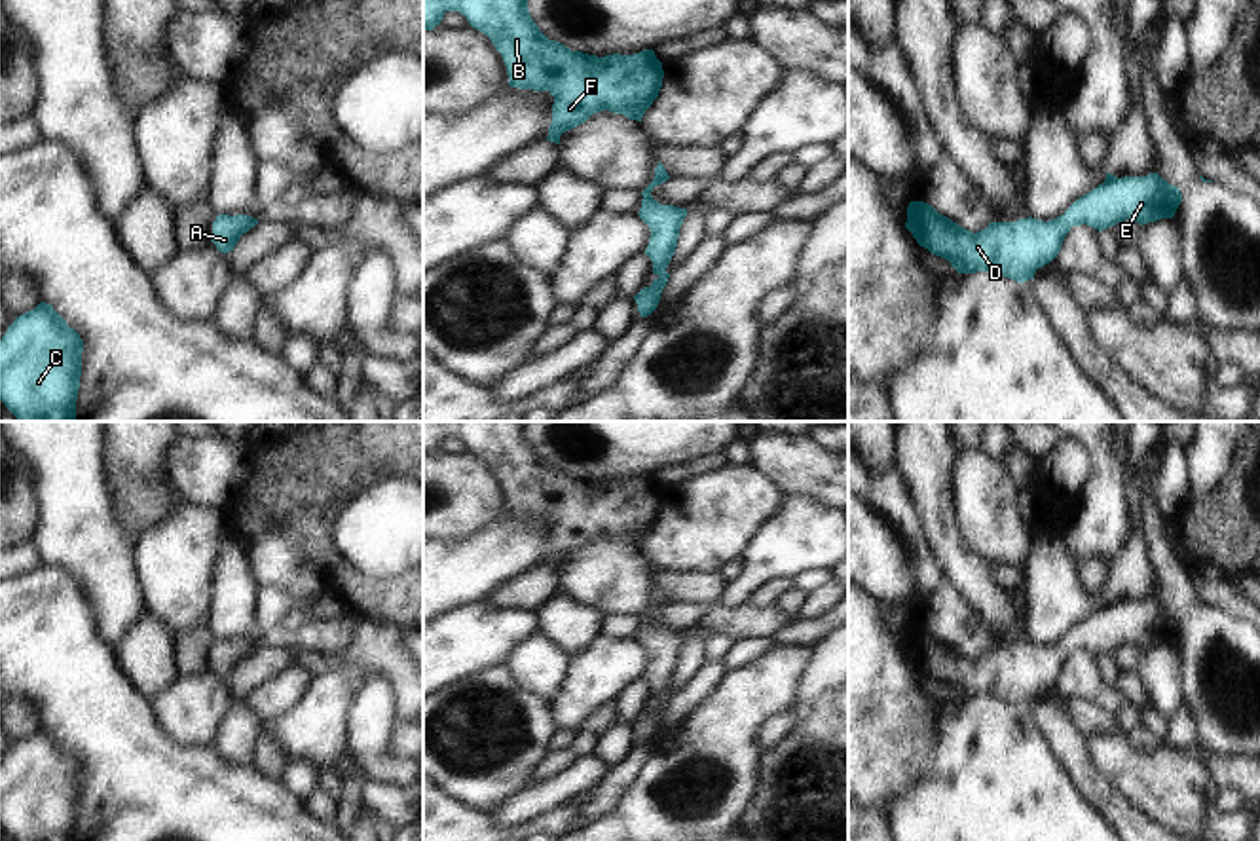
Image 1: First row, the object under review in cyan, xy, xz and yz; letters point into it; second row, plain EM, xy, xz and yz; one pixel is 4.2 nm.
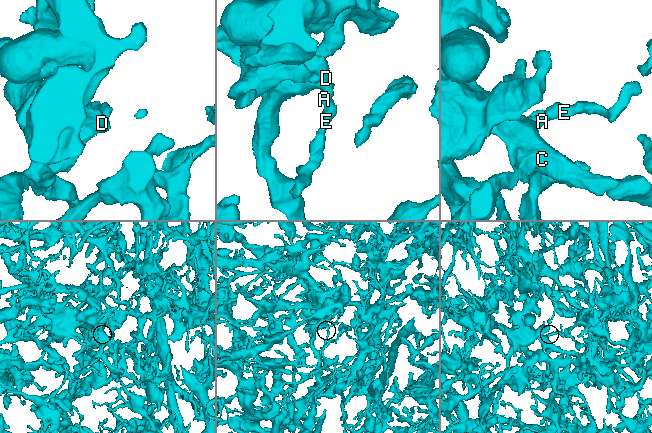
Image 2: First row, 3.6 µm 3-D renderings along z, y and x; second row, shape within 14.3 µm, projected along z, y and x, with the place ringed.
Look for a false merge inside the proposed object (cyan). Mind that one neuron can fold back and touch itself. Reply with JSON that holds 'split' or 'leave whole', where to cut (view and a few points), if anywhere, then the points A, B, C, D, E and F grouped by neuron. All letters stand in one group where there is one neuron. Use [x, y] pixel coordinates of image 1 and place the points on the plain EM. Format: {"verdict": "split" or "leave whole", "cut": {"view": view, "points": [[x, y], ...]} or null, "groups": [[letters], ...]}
{"verdict": "leave whole", "cut": null, "groups": [["A", "B", "C", "D", "E", "F"]]}

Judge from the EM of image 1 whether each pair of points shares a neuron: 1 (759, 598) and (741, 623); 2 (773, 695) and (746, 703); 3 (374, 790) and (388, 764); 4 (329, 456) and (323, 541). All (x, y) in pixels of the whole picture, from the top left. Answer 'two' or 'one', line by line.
1: two
2: one
3: two
4: one

